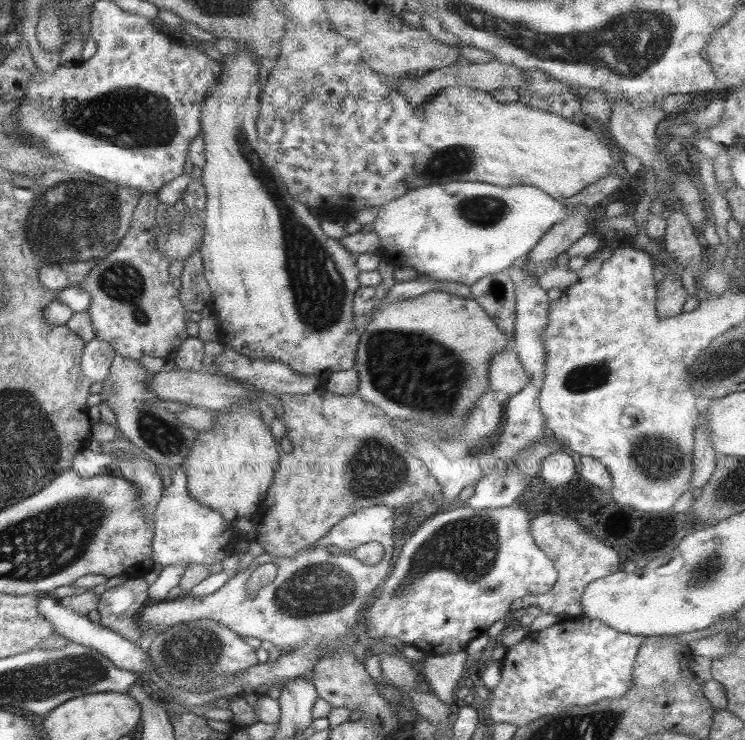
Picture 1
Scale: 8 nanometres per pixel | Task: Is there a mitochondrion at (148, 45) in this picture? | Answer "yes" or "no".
no

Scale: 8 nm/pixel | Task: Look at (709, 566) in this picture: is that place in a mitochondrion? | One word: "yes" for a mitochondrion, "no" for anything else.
yes

